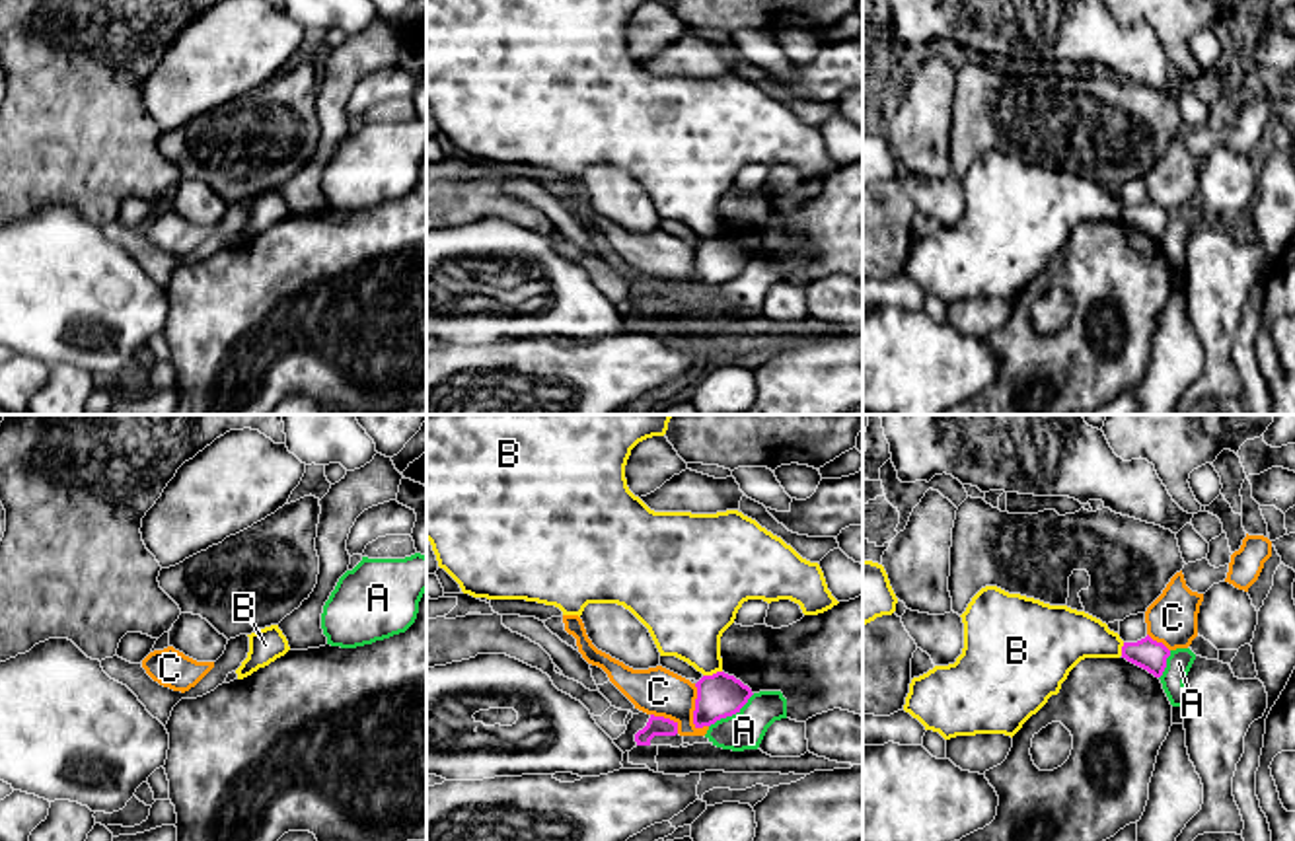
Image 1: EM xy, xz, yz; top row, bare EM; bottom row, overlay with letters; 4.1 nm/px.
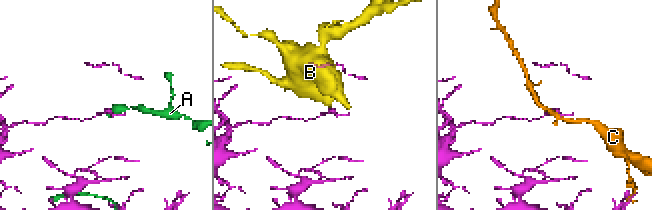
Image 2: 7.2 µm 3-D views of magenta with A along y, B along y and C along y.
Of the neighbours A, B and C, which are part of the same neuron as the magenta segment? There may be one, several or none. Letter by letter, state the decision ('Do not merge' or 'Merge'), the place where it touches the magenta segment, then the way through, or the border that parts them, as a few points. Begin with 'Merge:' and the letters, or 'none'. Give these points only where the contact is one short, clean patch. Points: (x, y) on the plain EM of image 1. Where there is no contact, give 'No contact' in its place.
Merge: none
A: Do not merge. Touches magenta at xz (731, 279)
B: Do not merge. Touches magenta at xz (713, 238). Boundary: xz (721, 234), (703, 240)
C: Do not merge. Touches magenta at xz (696, 271)

